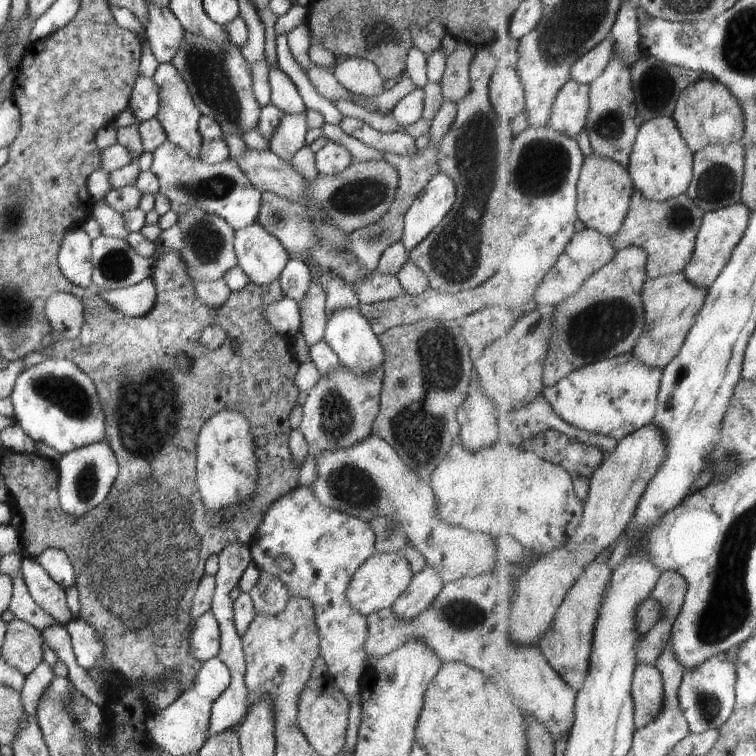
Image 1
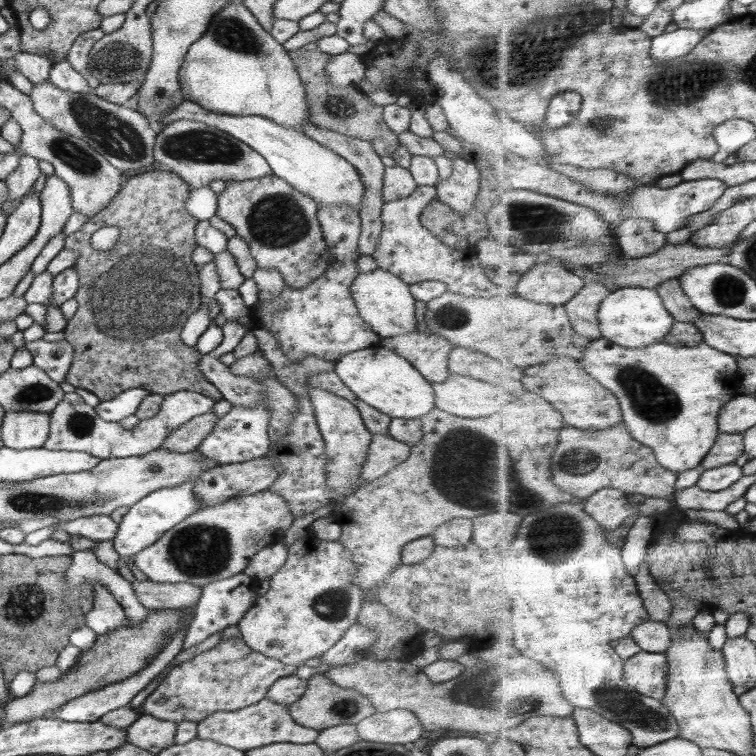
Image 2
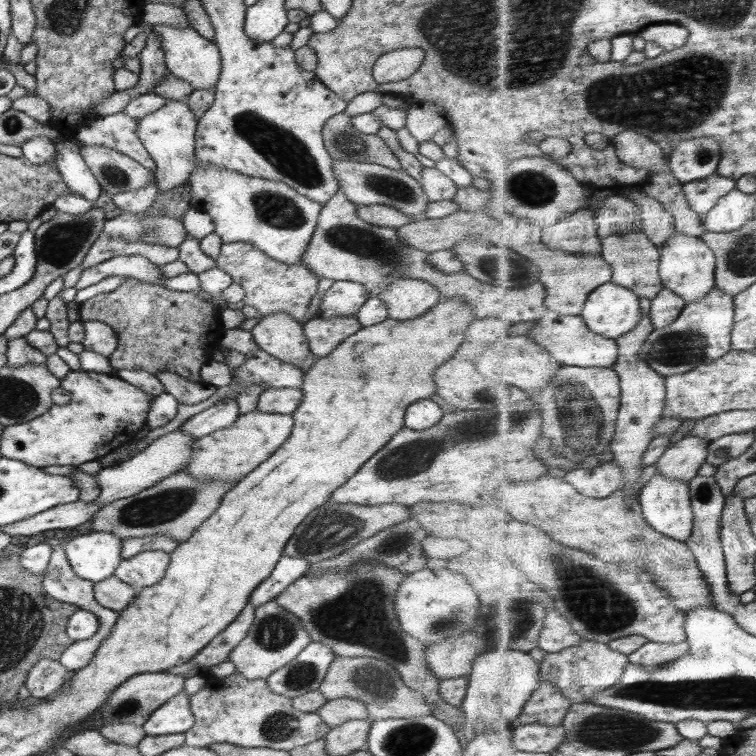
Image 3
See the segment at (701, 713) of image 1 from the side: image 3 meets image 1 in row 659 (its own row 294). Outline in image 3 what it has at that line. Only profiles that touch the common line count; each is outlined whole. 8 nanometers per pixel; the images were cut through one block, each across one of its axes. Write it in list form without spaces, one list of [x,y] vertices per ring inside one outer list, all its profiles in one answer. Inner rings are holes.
[[[714,288],[706,298],[688,302],[684,312],[672,326],[656,329],[642,347],[640,358],[666,378],[696,371],[703,364],[722,358],[733,350],[736,307],[734,295]]]

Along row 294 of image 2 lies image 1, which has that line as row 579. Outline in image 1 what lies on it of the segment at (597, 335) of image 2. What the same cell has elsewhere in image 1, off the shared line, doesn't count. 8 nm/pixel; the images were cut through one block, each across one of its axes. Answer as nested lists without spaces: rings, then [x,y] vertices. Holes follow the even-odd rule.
[[[616,545],[608,547],[602,556],[583,572],[566,602],[555,618],[554,627],[540,642],[547,660],[578,691],[582,690],[591,667],[591,656],[595,650],[595,630],[603,606],[608,585],[613,575],[612,557]]]

